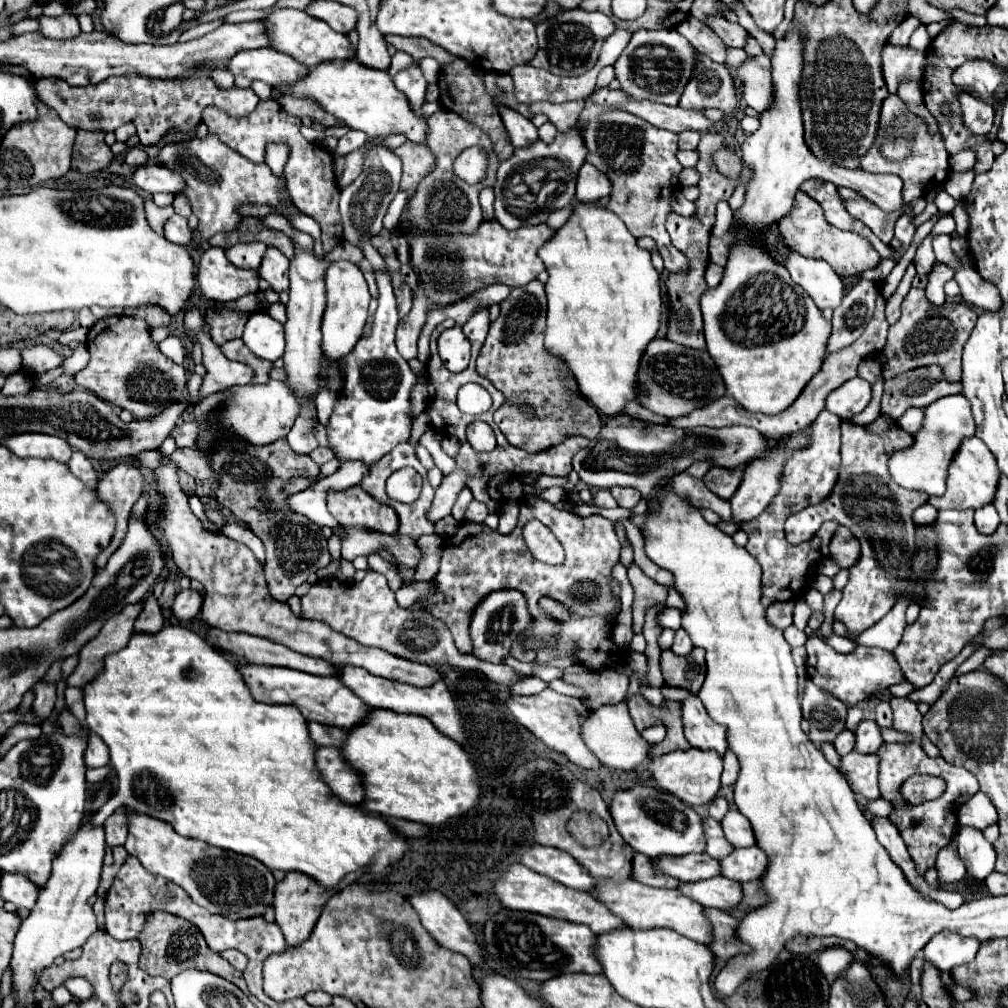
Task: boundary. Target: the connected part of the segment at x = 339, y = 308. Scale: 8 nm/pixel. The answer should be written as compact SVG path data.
M333 261L325 273L327 283L327 307L321 321L321 333L323 333L323 357L329 361L337 361L345 355L349 355L359 341L363 333L363 325L367 319L367 307L371 301L367 281L363 279L363 273L355 263L349 261Z

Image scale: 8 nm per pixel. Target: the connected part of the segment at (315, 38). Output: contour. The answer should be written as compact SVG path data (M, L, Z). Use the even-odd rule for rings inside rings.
M279 9L273 11L265 21L267 35L271 39L271 47L279 51L289 51L289 55L295 55L301 63L307 63L307 67L317 67L323 61L335 61L335 59L355 59L355 51L351 49L349 37L345 33L333 31L327 23L307 15L305 11L297 9Z

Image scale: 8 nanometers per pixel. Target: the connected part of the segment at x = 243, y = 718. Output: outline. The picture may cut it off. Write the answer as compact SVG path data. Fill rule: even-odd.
M169 625L163 627L159 633L155 635L139 635L133 633L131 641L127 643L125 649L107 655L105 657L105 669L101 675L97 675L95 681L91 681L89 685L83 687L85 691L85 707L87 707L87 727L89 731L97 733L109 747L111 751L111 765L117 771L117 791L113 793L113 797L107 801L107 805L93 817L95 825L103 825L103 821L117 809L117 807L129 807L131 811L137 811L141 815L149 815L155 819L161 819L165 823L171 823L173 829L189 839L199 839L207 845L213 847L221 847L233 853L241 853L241 855L249 855L255 857L257 861L261 861L265 867L269 867L271 871L279 869L279 871L299 871L309 875L311 879L315 879L319 885L333 889L347 873L365 869L365 873L371 877L369 881L377 883L379 879L385 879L391 873L391 867L403 859L405 851L409 851L405 837L397 835L395 829L379 815L369 815L363 809L355 807L355 805L347 805L343 803L337 795L331 795L331 789L327 787L327 783L323 781L317 765L315 765L315 751L317 745L313 743L313 739L309 737L307 731L307 721L303 719L303 715L289 705L269 705L269 703L261 703L255 701L249 687L245 685L243 675L237 671L237 667L219 651L215 651L213 647L209 647L205 643L205 639L201 639L197 633L181 627L181 625Z

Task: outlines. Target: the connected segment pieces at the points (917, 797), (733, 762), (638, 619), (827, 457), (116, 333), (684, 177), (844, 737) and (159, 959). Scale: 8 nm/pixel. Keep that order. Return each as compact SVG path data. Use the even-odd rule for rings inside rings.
M913 775L901 785L899 791L905 801L909 801L911 805L919 805L923 801L941 797L945 791L945 783L943 779L933 775Z
M729 749L723 761L725 761L725 767L723 767L723 775L721 775L721 785L733 785L737 781L737 777L739 777L739 759Z
M637 565L629 567L629 581L635 589L635 603L633 603L633 633L641 633L645 609L653 605L661 605L667 599L667 587L649 579Z
M821 411L819 417L809 425L807 437L809 437L809 445L803 451L795 451L787 455L787 461L781 473L781 487L775 499L759 515L759 519L749 521L741 527L749 535L747 551L763 567L763 605L765 607L775 601L799 599L801 593L805 593L809 587L811 565L829 557L829 553L823 553L821 549L797 549L795 545L789 545L783 535L783 523L791 513L797 513L809 505L819 505L831 495L841 469L841 463L839 463L841 461L839 459L841 419L837 415L831 415L829 411ZM757 521L761 523L759 527L757 527Z
M125 315L103 319L89 331L87 345L91 361L75 375L75 383L93 391L99 399L131 411L137 419L157 415L163 407L175 403L175 399L183 399L187 391L185 369L157 349L157 343L151 341L149 325L143 319Z
M684 168L679 174L679 181L682 186L696 185L699 181L699 173L695 168Z
M843 731L843 733L833 741L833 745L835 745L835 749L837 749L837 753L839 753L841 757L847 755L847 753L851 753L853 747L855 747L855 733L853 733L853 731Z
M153 911L153 913L147 915L145 927L143 927L143 931L139 933L137 939L141 941L139 967L147 975L161 975L165 979L173 979L179 971L203 969L203 971L211 971L211 973L217 973L219 977L229 979L231 983L239 985L247 993L247 985L245 985L245 979L243 979L241 971L231 967L219 953L211 951L209 945L205 943L205 937L199 933L199 929L187 919L175 917L167 911Z

